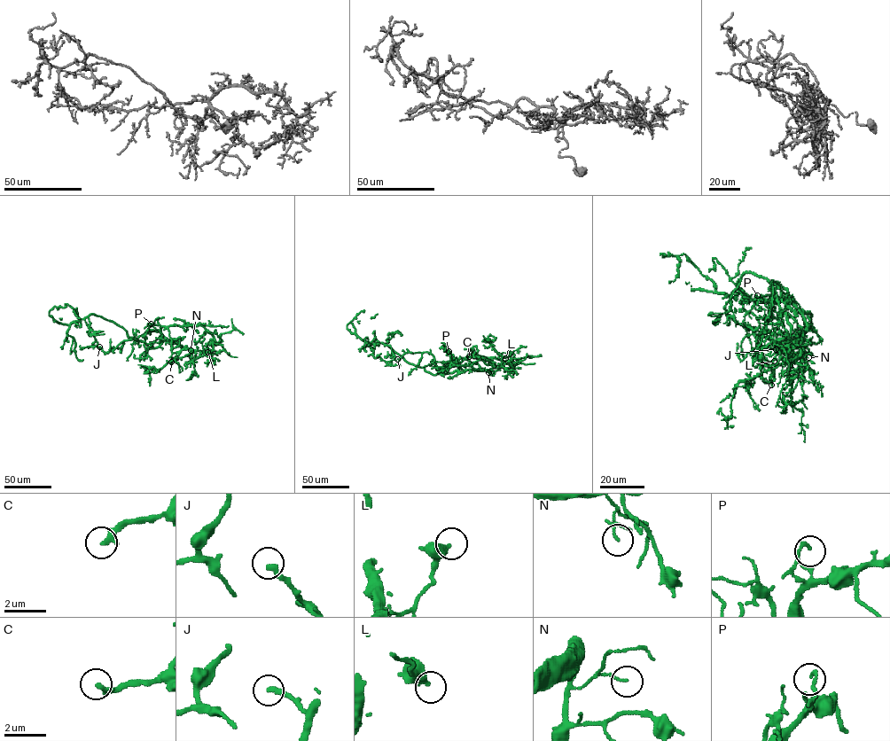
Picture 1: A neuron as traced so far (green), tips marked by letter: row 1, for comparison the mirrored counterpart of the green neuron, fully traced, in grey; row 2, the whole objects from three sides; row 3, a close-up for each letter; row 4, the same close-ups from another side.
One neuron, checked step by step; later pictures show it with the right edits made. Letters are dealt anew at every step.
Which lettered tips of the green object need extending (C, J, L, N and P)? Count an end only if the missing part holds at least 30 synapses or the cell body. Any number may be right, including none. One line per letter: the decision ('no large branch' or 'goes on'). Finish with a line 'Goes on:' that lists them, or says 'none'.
C: goes on
J: no large branch
L: no large branch
N: no large branch
P: no large branch
Goes on: C

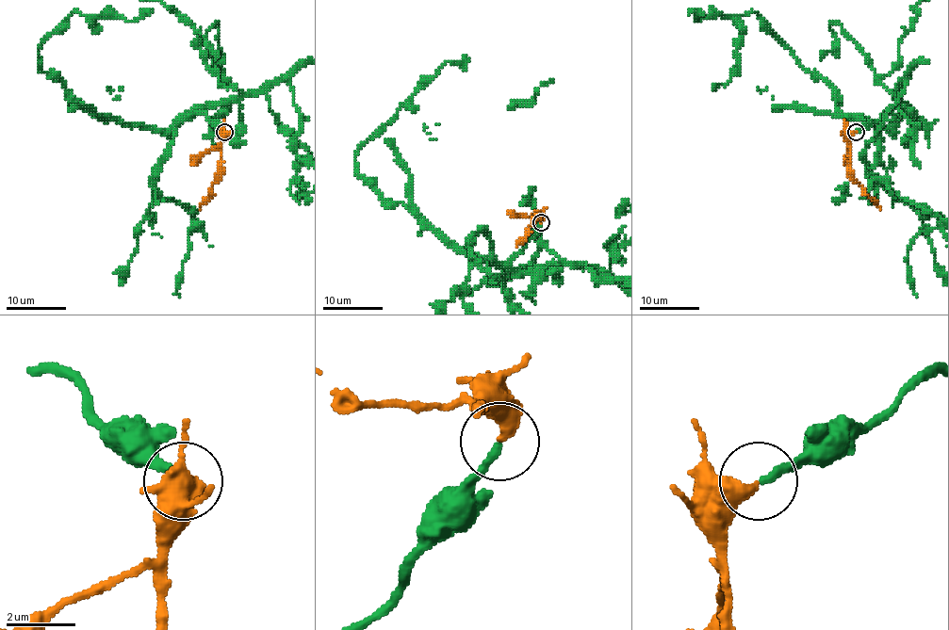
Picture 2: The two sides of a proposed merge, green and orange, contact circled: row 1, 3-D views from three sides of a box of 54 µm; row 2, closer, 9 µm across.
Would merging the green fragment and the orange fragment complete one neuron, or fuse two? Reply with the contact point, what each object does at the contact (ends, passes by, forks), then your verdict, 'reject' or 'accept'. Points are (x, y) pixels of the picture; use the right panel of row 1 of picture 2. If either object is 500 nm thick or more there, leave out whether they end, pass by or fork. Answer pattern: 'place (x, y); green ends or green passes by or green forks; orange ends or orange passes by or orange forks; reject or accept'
place (856, 132); green ends; orange ends; accept

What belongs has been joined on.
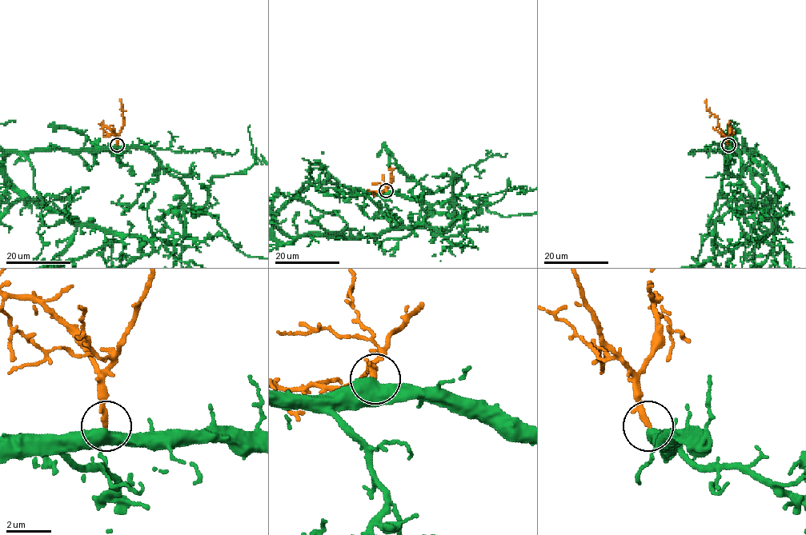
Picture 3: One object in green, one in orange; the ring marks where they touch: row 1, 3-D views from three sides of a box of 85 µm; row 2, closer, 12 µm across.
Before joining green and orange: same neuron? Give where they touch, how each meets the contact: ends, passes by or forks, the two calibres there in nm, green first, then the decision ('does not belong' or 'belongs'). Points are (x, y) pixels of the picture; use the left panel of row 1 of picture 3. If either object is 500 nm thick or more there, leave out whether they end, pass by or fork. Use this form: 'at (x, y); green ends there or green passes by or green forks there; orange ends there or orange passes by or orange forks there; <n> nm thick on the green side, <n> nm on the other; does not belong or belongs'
at (117, 145); 650 nm thick on the green side, 260 nm on the other; belongs

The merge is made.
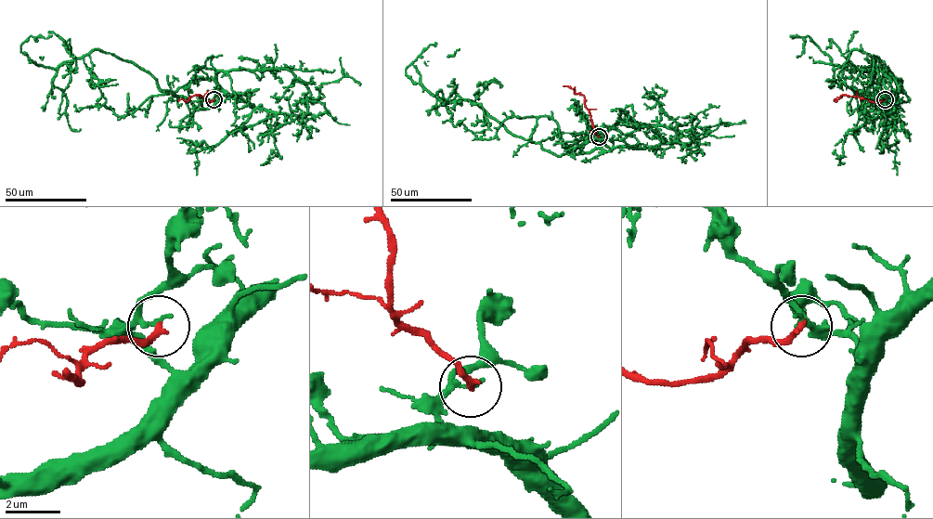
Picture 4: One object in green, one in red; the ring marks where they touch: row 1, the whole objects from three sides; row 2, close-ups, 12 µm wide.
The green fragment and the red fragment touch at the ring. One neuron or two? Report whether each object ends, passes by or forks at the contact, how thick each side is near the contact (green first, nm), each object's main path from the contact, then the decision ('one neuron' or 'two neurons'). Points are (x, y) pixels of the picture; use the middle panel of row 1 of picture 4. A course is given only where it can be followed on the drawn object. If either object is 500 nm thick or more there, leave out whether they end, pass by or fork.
green passes by; red ends; calibres 180 and 260 nm; course green (599, 137), (611, 149), (555, 155), (476, 104), (436, 97), (406, 74), (431, 45), (448, 55), (460, 49); course red (599, 137), (585, 106), (584, 96), (563, 86); two neurons

